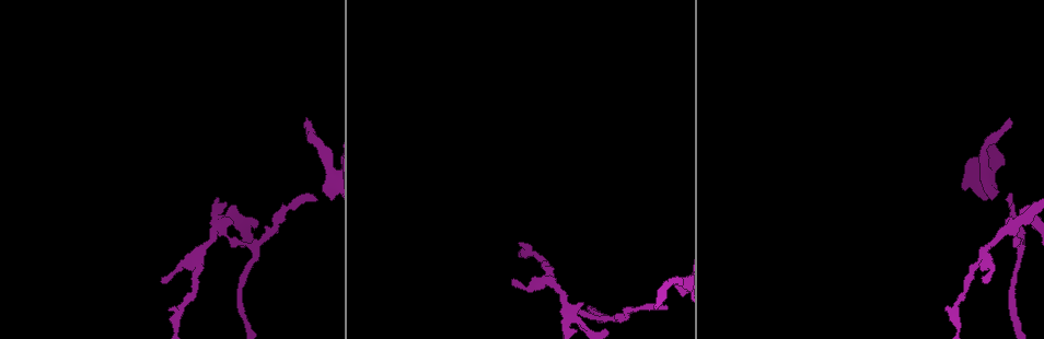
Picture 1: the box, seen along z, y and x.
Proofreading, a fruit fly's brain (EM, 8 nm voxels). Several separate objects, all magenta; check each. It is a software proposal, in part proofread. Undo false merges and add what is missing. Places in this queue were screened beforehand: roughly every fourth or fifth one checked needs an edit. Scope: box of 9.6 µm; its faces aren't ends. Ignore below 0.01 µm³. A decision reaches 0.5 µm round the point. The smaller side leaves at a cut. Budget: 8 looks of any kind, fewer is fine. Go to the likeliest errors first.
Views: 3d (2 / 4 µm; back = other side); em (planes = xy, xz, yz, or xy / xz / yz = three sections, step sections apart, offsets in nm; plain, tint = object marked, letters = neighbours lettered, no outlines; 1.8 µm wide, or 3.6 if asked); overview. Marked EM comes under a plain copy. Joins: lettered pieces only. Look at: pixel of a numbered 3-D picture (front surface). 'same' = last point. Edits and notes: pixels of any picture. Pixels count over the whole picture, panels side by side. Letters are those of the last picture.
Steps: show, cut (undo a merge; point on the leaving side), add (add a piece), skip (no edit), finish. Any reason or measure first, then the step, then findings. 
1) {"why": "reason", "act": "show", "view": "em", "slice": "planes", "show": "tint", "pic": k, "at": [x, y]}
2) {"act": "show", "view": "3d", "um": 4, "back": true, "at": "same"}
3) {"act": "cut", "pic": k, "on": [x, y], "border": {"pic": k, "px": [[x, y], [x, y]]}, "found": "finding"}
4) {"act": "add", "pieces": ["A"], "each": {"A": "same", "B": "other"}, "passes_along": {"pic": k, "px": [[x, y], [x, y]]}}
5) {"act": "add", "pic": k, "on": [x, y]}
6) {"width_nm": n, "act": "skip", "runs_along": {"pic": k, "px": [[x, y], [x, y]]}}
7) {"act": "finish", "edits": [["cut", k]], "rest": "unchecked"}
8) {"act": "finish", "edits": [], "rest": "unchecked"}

{"why": "branch stops here", "act": "show", "view": "3d", "um": 2, "pic": 1, "at": [305, 119]}

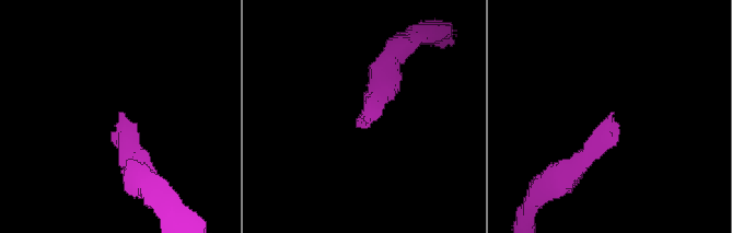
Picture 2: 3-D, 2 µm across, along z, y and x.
{"why": "need the tissue", "act": "show", "view": "em", "um": 3.6, "slice": "planes", "show": "letters", "pic": 2, "at": [122, 115]}

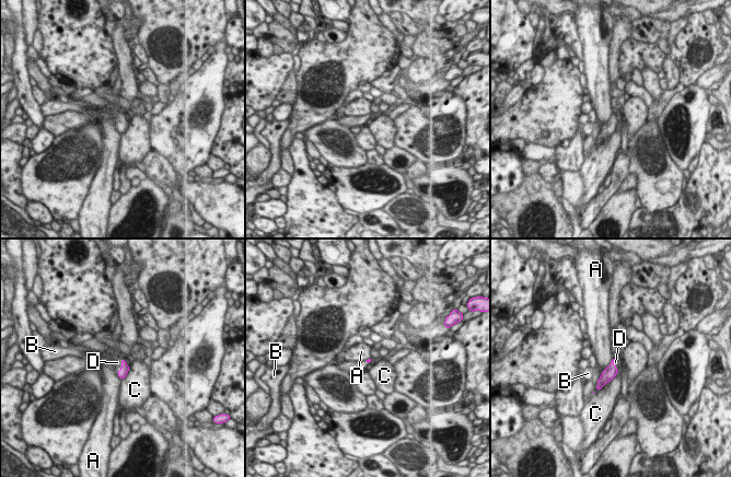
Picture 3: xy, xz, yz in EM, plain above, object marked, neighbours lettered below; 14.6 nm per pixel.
{"longest_contact_nm": ["A", 320], "act": "add", "pieces": ["D"], "each": {"A": "other", "B": "other", "C": "other", "D": "same"}, "passes_along": {"pic": 3, "px": [[125, 368], [122, 365], [117, 362]]}, "found": "it goes on there"}

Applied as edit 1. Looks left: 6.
{"why": "see it whole again", "act": "show", "view": "overview"}

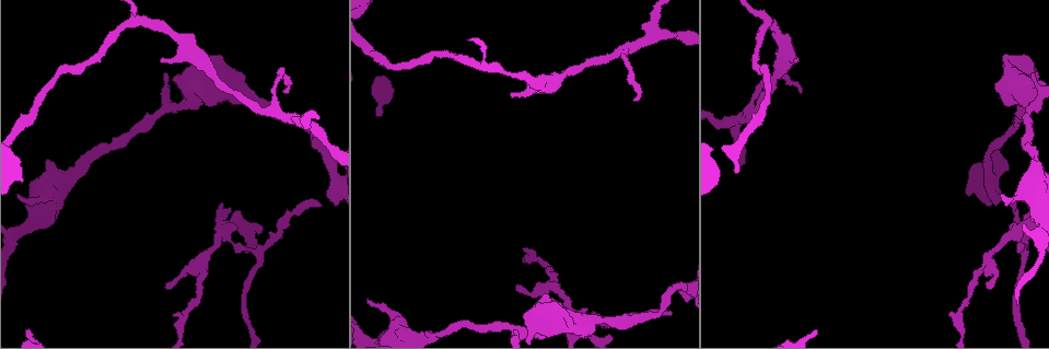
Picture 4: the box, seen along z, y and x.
{"why": "an open end", "act": "show", "view": "em", "slice": "xy", "step": 4, "show": "letters", "pic": 4, "at": [993, 285]}

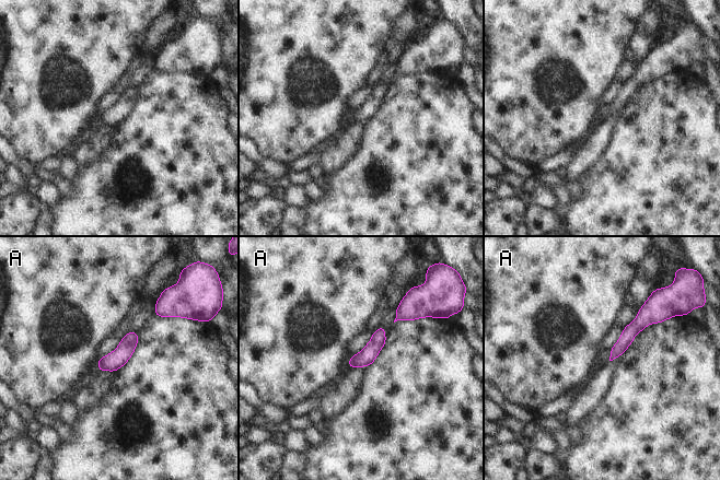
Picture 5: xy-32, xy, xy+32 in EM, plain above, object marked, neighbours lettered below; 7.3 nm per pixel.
{"act": "skip", "each": {"A": "other"}, "found": "no lettered piece goes on from it"}

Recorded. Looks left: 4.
{"why": "free end", "act": "show", "view": "3d", "um": 4, "pic": 4, "at": [670, 314]}

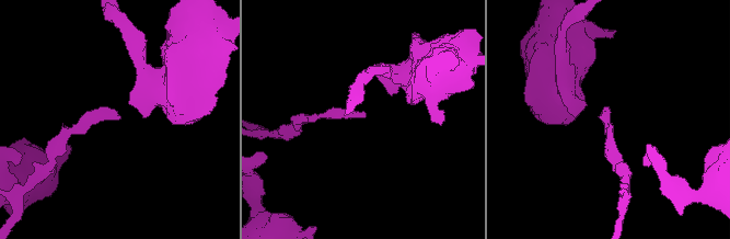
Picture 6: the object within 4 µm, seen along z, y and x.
{"act": "show", "view": "em", "slice": "yz", "step": 8, "show": "tint", "pic": 6, "at": [608, 116]}

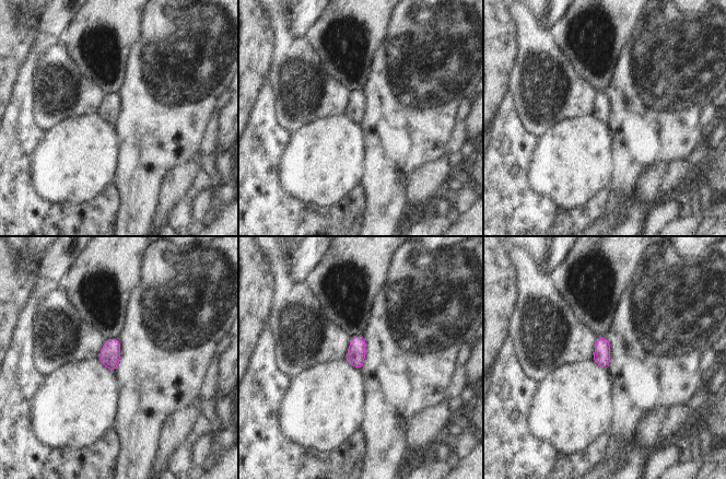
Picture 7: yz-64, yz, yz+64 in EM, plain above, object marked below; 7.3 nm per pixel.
{"act": "show", "view": "em", "slice": "planes", "show": "letters", "at": "same"}

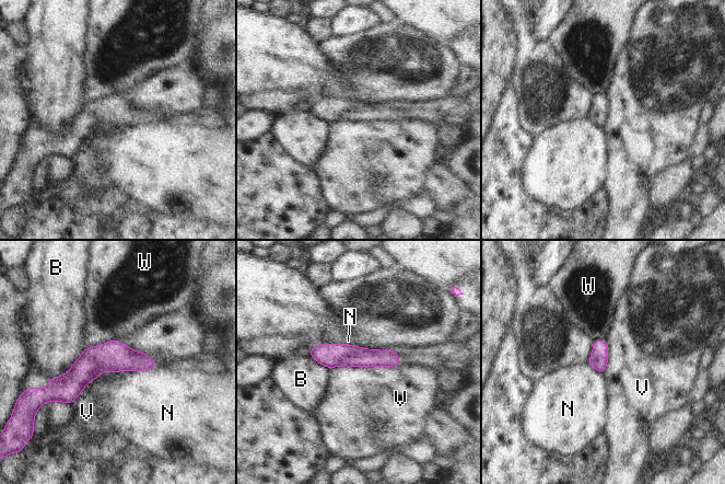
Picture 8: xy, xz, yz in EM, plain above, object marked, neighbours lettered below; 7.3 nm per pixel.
{"act": "skip", "each": {"B": "other", "N": "other", "V": "other", "W": "other"}, "found": "none of them fits"}

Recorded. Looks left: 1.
{"act": "finish", "edits": [["add", 3]], "rest": "unchecked"}

